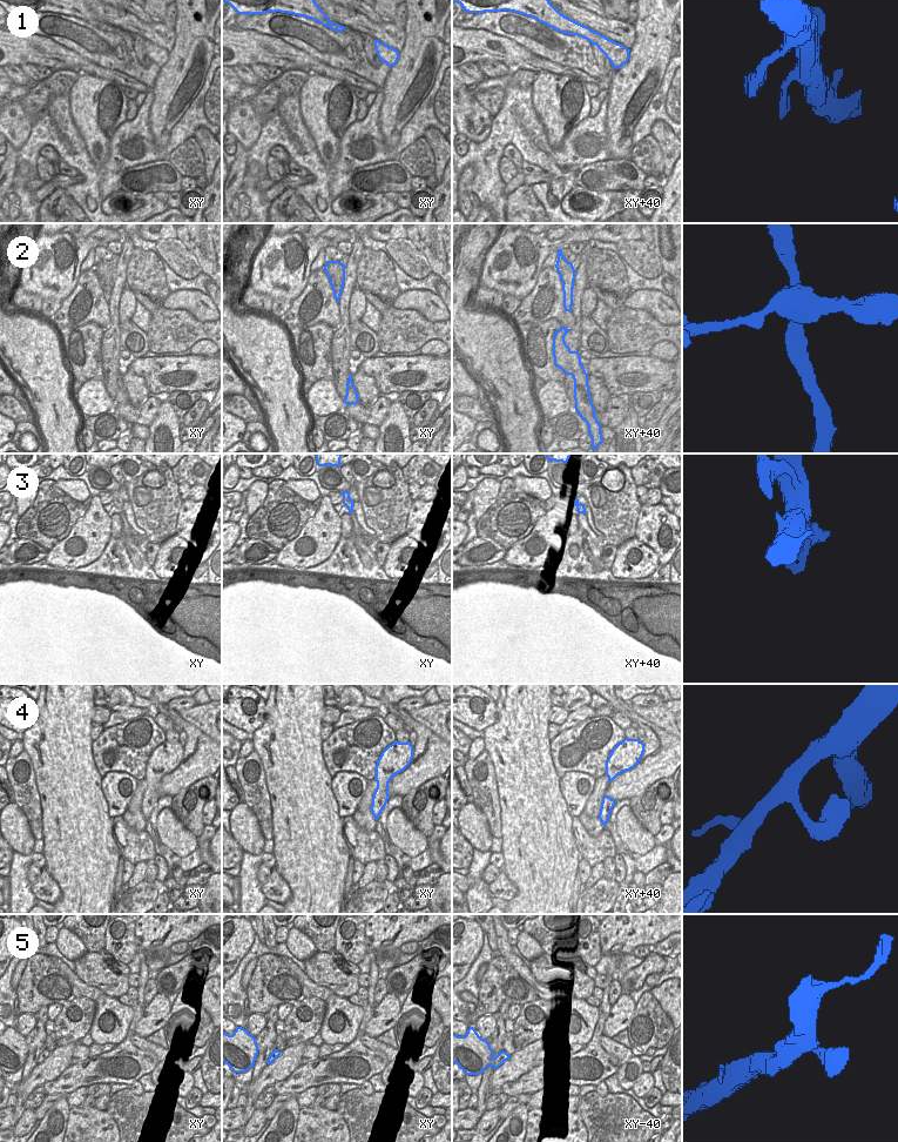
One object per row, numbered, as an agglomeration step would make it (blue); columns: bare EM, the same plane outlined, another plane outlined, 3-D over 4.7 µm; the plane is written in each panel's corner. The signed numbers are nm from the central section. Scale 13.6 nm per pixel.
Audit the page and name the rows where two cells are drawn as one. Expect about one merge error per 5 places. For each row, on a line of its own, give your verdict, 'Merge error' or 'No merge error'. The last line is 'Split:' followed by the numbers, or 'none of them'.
1: No merge error
2: Merge error
3: Merge error
4: No merge error
5: No merge error
Split: 2, 3.

